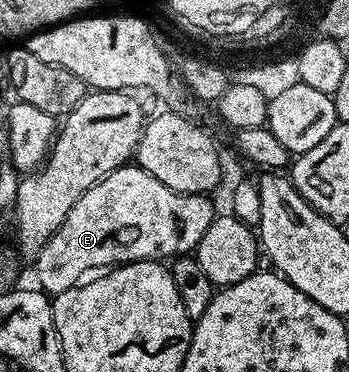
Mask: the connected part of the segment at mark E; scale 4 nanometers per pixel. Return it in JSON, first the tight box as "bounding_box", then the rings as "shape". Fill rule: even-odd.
{"bounding_box":[35,167,215,294],"shape":[[[139,167],[117,168],[103,177],[98,184],[91,186],[91,190],[87,190],[87,194],[83,194],[83,198],[79,198],[79,202],[71,206],[71,214],[63,218],[63,226],[55,230],[47,246],[43,246],[43,250],[35,257],[38,280],[36,283],[42,292],[56,294],[77,287],[82,283],[83,277],[94,270],[105,270],[110,266],[130,264],[136,260],[161,262],[166,259],[164,256],[176,258],[192,253],[203,234],[207,234],[207,226],[211,226],[215,218],[213,204],[209,199],[205,194],[183,194],[171,190],[163,186],[159,178],[147,174]]]}

